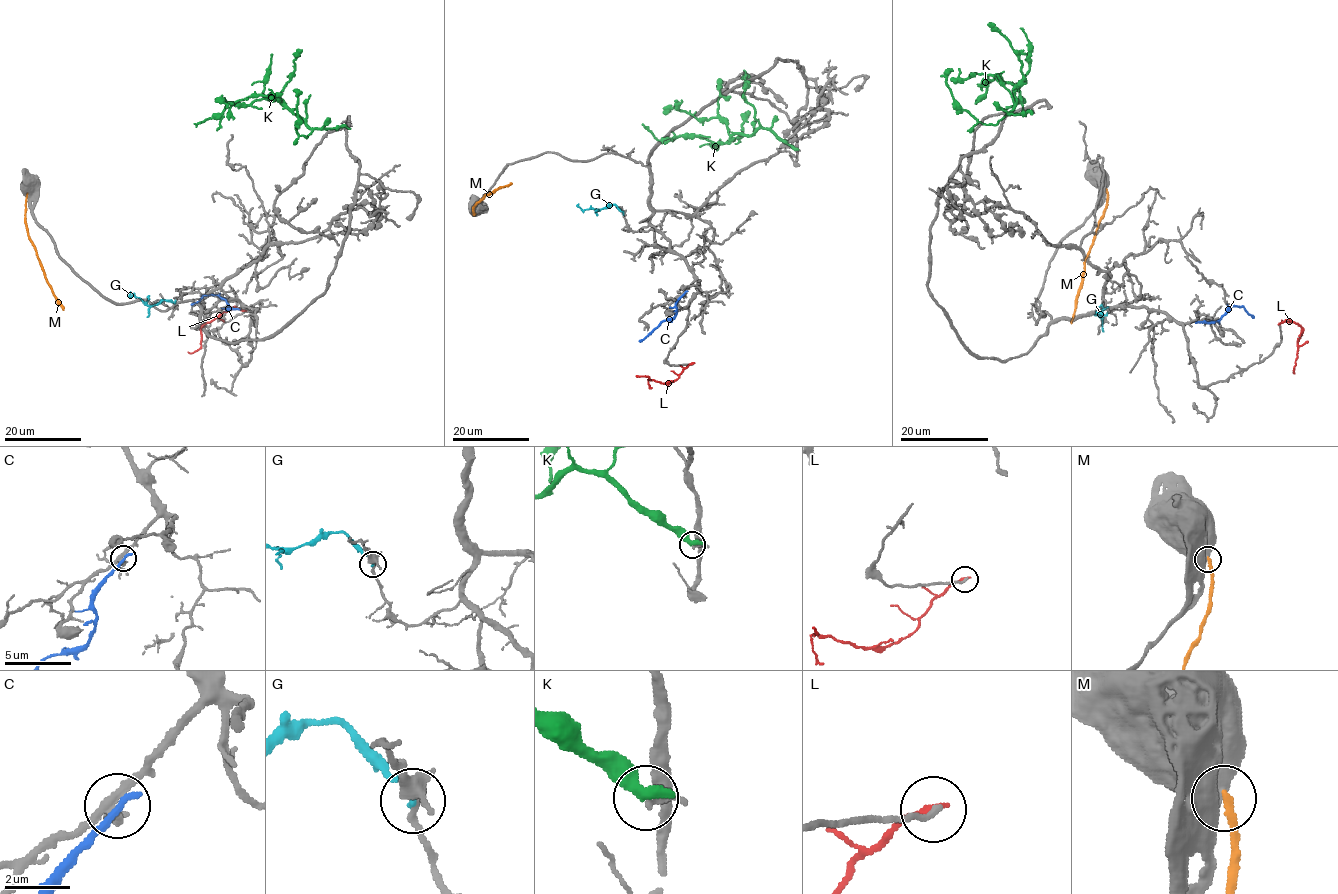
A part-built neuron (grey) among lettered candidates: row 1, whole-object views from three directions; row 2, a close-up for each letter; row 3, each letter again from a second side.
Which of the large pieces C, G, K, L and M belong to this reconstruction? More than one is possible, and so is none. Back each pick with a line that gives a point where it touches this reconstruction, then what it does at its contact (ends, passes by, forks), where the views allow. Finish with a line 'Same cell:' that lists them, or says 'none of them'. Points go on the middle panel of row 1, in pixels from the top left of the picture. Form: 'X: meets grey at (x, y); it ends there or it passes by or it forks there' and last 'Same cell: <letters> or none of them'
Same cell: none of them

